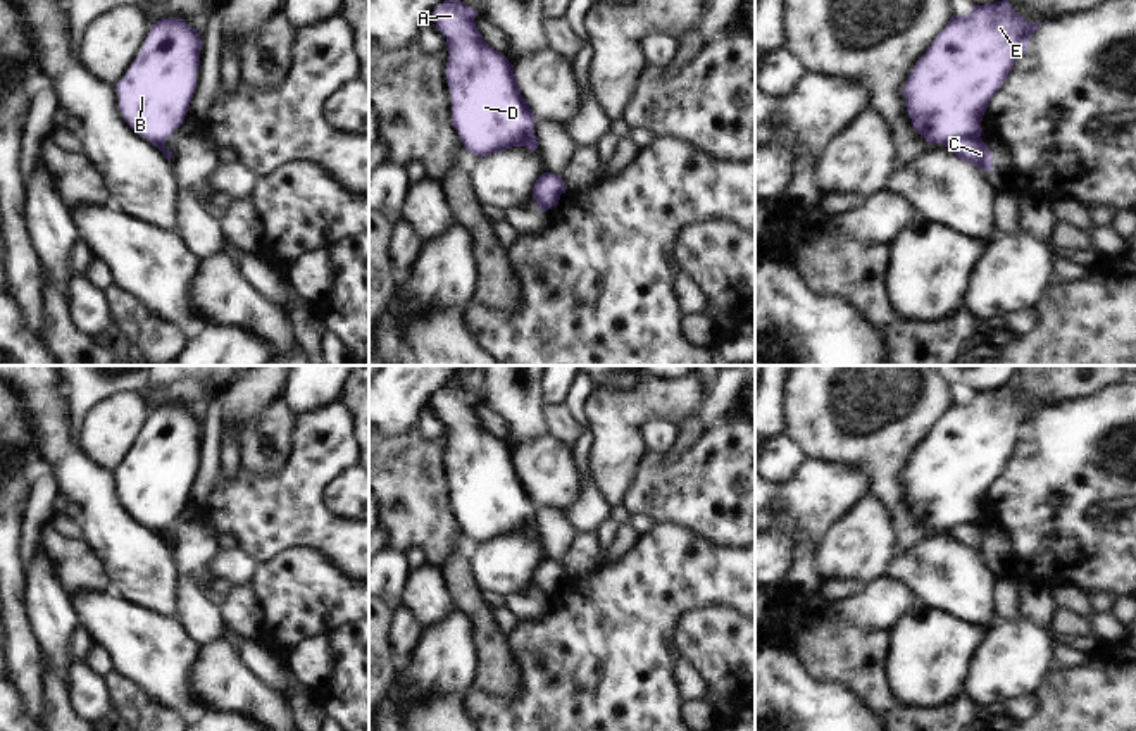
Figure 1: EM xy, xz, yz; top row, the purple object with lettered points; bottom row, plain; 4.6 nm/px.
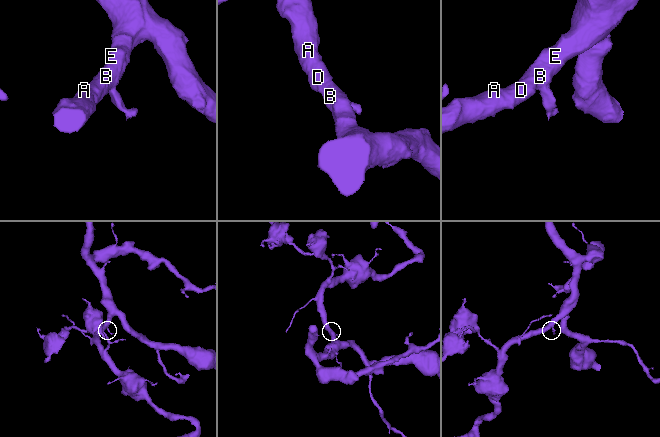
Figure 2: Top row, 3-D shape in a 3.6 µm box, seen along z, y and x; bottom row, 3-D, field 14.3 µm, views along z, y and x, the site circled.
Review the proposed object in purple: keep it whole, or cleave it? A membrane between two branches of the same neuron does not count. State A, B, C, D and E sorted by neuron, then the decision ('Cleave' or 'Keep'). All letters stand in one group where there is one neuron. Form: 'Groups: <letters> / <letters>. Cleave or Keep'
Groups: A B D E / C. Cleave

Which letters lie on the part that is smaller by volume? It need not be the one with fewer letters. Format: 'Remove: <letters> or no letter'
Remove: C

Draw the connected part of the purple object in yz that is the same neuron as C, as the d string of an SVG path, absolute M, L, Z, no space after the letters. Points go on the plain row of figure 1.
M964 521L948 533L958 545L989 559L993 553L993 540L983 528L981 521Z

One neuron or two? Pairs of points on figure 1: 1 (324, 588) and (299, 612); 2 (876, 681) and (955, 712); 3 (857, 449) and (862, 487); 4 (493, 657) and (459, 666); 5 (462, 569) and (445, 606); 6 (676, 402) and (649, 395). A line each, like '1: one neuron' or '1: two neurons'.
1: one neuron
2: one neuron
3: two neurons
4: two neurons
5: two neurons
6: one neuron

